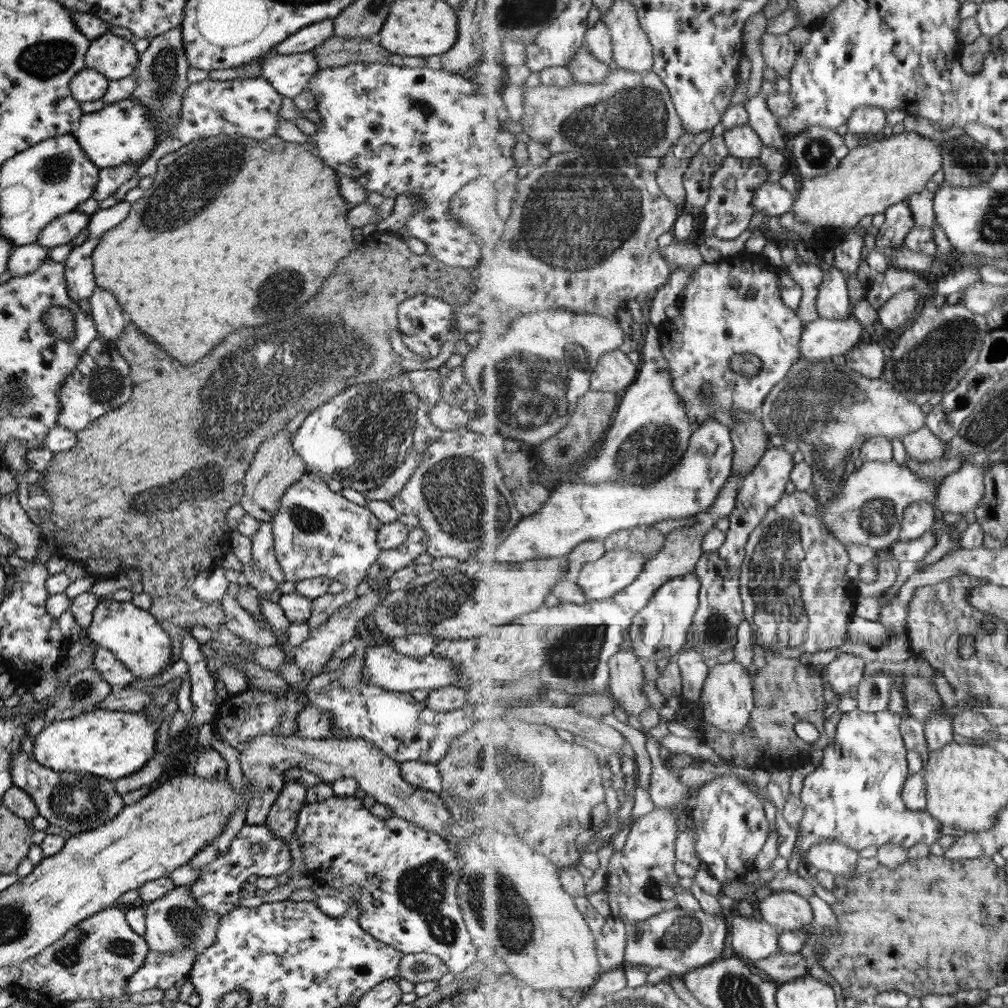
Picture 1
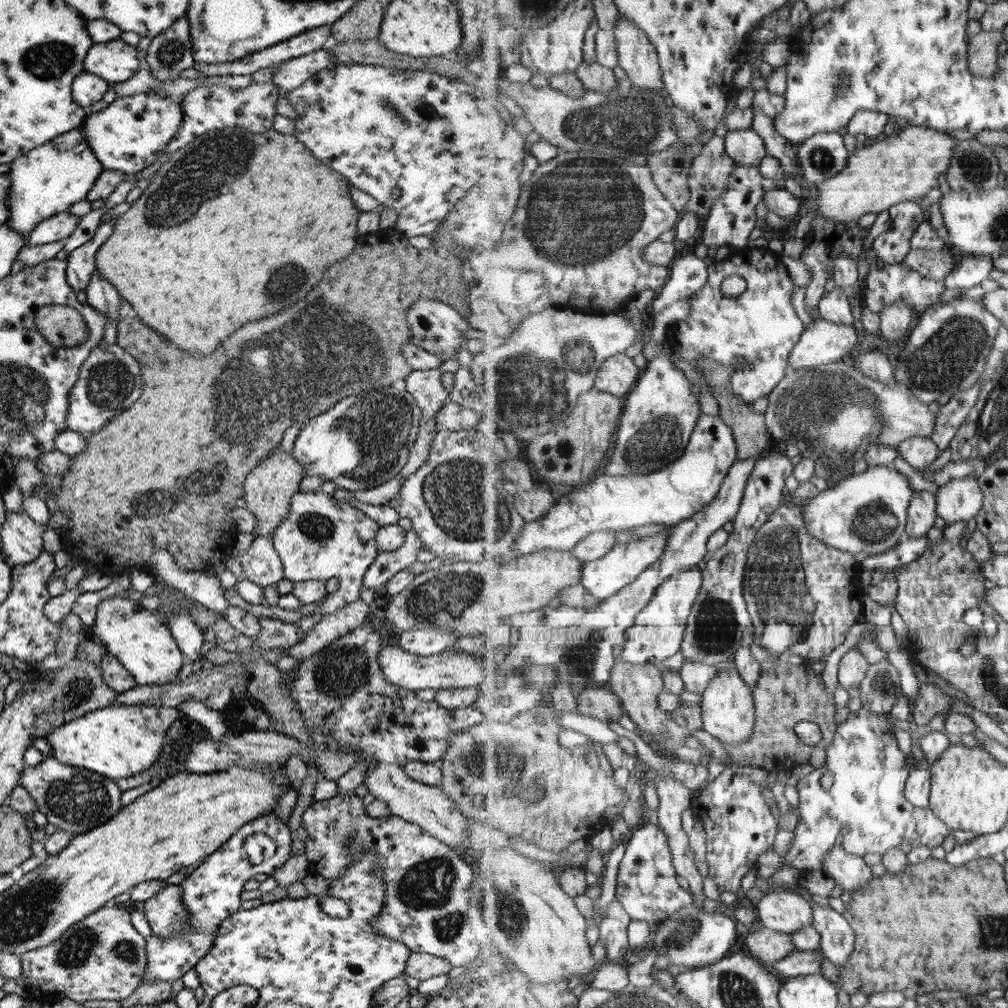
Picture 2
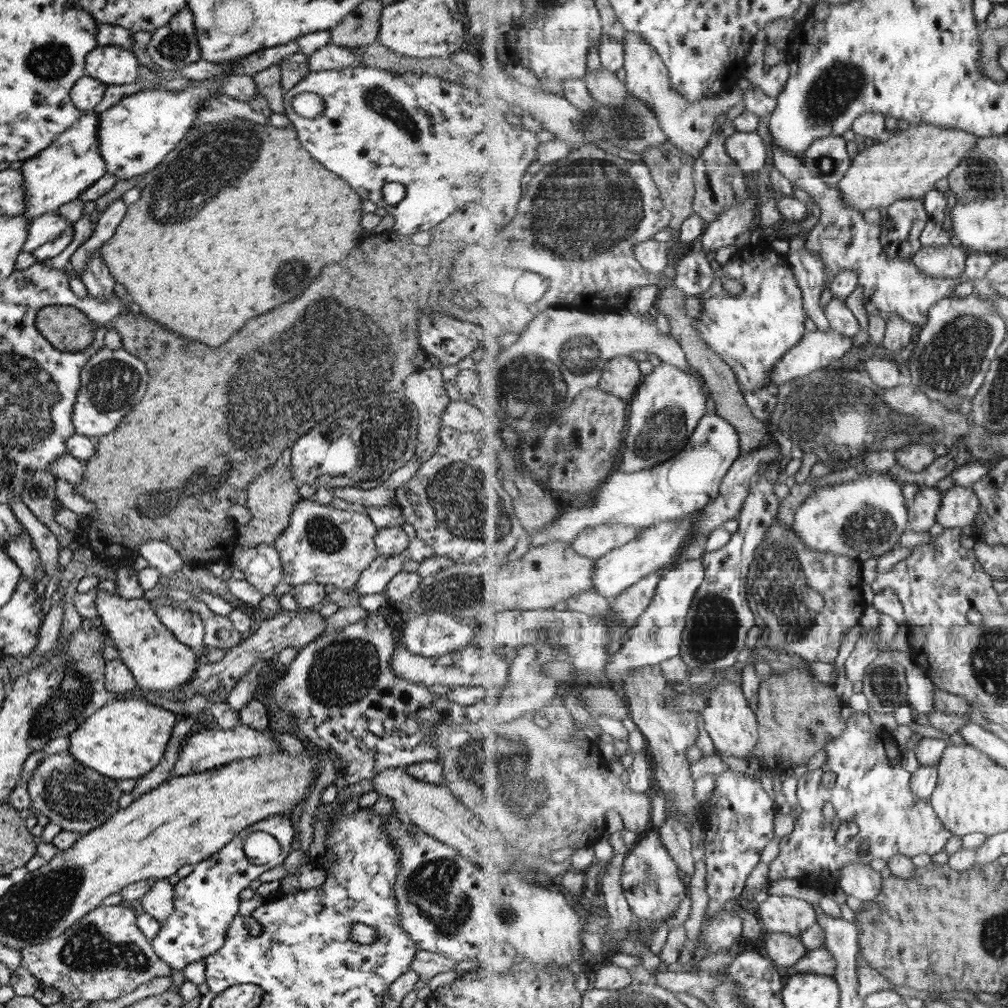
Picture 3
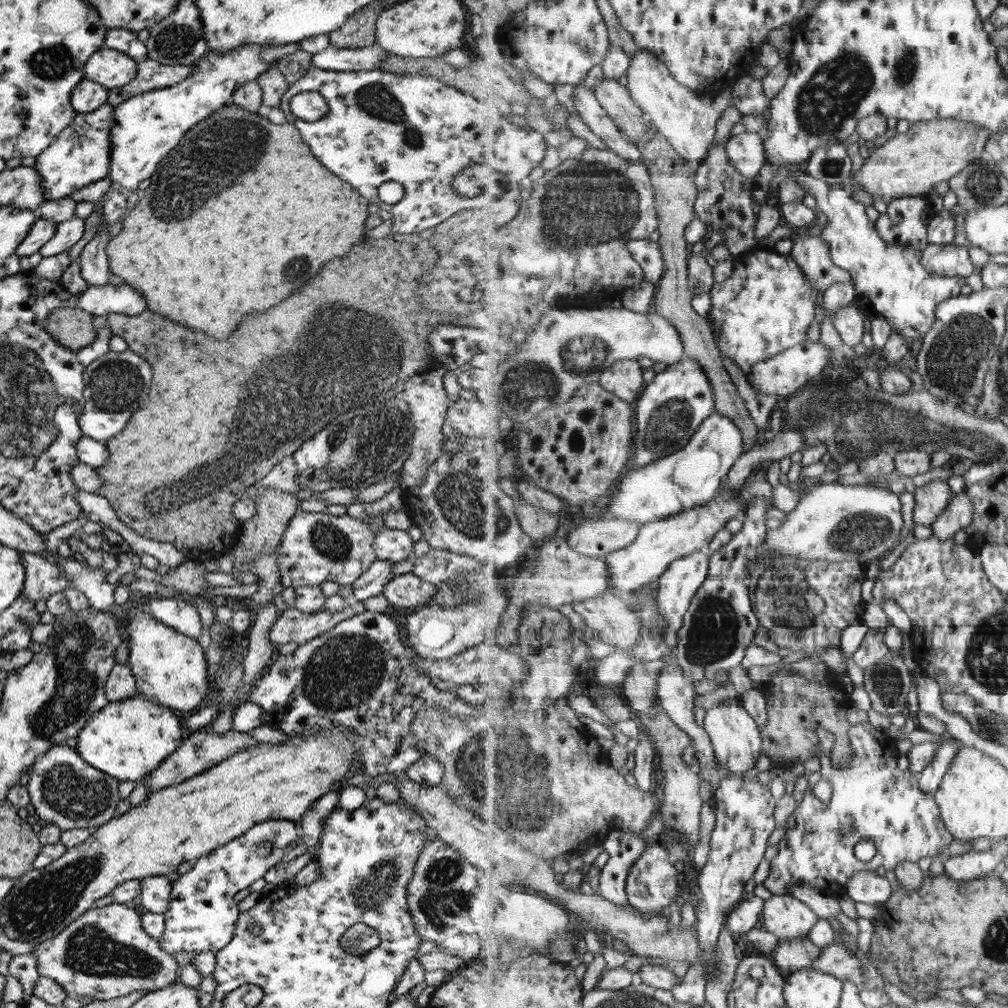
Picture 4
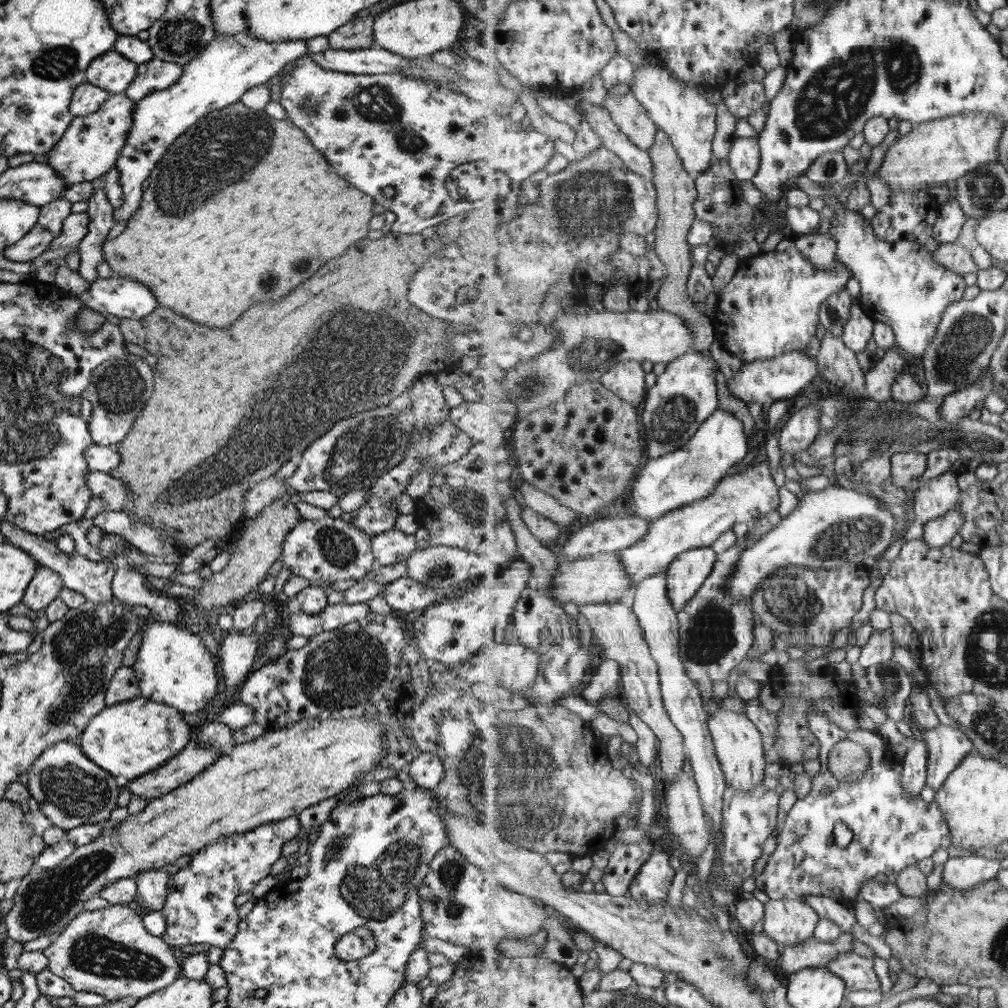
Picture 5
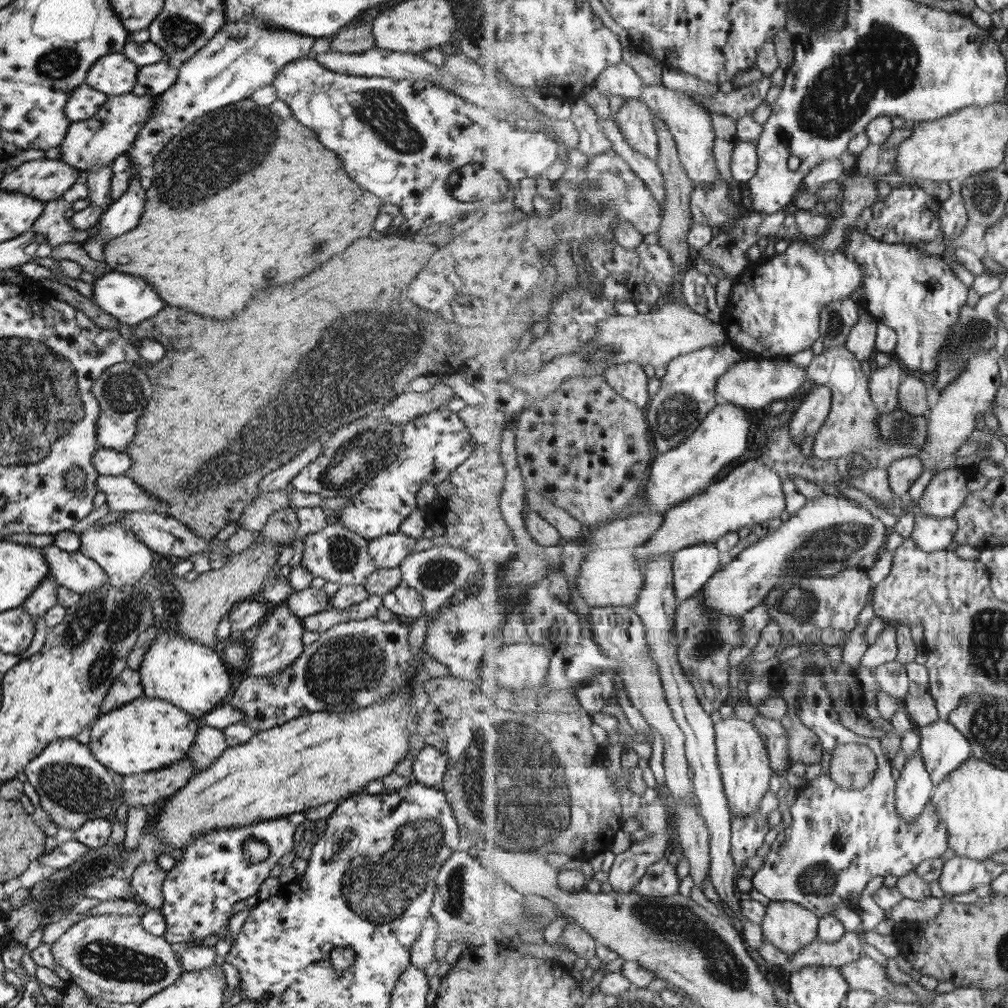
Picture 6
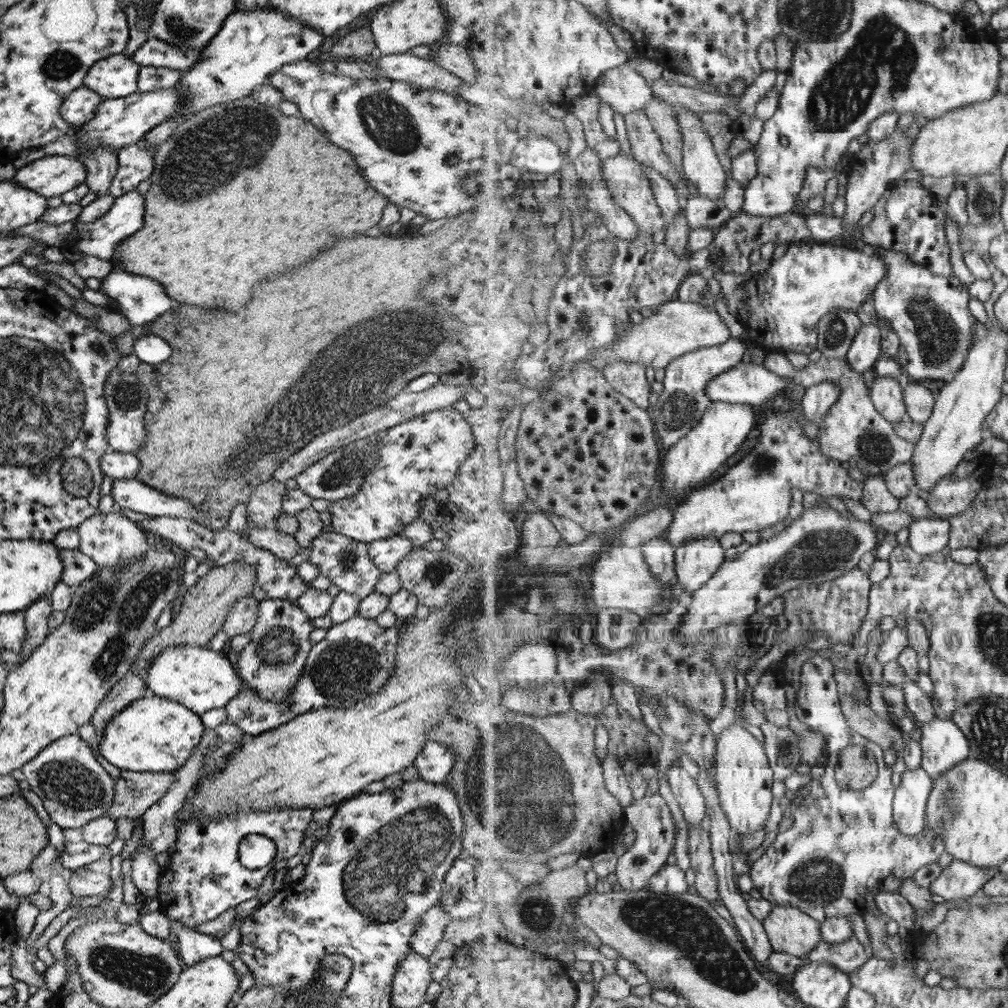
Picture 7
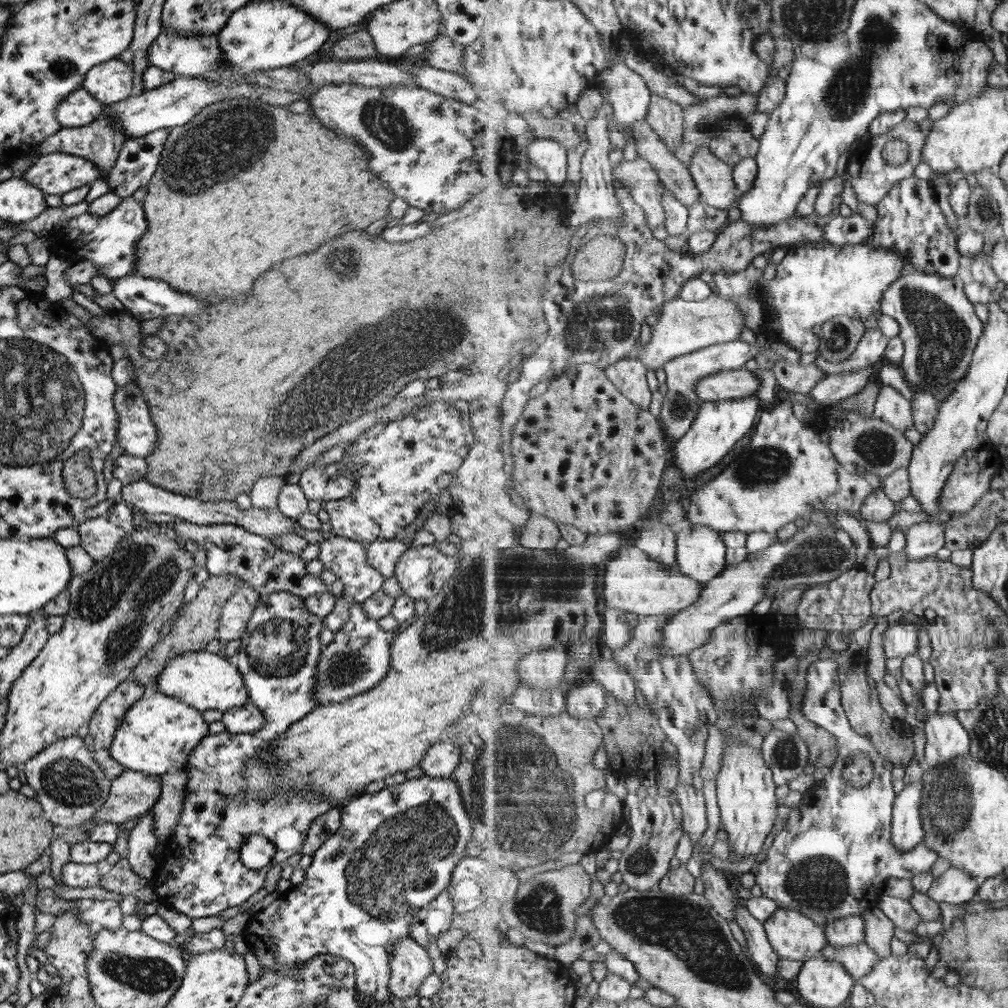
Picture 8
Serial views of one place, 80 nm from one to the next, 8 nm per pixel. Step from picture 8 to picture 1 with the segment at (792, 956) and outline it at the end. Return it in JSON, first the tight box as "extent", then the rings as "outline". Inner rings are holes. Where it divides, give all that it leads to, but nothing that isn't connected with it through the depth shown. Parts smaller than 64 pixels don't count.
{"extent":[758,891,814,931],"outline":[[[776,891],[758,904],[763,919],[782,931],[801,929],[814,922],[812,900],[793,891]]]}

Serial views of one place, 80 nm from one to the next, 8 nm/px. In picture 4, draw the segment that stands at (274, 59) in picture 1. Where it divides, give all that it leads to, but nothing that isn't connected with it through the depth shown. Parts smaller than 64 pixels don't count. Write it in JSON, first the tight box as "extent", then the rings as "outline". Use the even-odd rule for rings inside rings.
{"extent":[310,45,384,72],"outline":[[[328,45],[321,52],[312,54],[310,66],[335,72],[375,70],[379,69],[379,60],[383,58],[384,51],[376,45],[357,49]]]}

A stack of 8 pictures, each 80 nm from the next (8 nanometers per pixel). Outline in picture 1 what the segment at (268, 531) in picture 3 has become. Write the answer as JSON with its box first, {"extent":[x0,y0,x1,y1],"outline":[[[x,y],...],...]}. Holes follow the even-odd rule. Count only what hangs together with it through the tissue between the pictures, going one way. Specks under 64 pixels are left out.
{"extent":[240,424,304,523],"outline":[[[285,424],[282,429],[267,437],[266,441],[261,442],[257,447],[257,452],[253,454],[253,460],[251,460],[242,482],[243,497],[240,499],[240,505],[244,513],[255,518],[259,523],[271,522],[273,514],[277,514],[276,510],[283,498],[285,488],[289,488],[293,482],[297,482],[304,473],[304,463],[292,450],[292,441],[287,434]]]}

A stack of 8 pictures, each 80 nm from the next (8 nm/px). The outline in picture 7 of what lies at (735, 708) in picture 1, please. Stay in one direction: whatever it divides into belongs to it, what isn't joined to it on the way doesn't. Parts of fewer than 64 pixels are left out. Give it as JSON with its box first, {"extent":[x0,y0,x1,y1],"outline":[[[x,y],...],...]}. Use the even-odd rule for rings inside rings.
{"extent":[716,723,773,839],"outline":[[[733,723],[718,739],[716,768],[720,801],[739,839],[765,828],[773,804],[773,769],[763,744],[740,723]]]}

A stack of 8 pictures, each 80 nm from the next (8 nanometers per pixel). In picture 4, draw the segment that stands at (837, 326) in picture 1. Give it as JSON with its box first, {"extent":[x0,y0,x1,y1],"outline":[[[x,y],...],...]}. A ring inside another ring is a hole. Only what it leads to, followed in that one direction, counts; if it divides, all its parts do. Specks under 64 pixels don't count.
{"extent":[747,337,832,399],"outline":[[[807,337],[805,344],[793,346],[792,349],[787,349],[776,357],[757,363],[752,374],[747,376],[747,382],[760,393],[778,394],[782,399],[804,388],[807,382],[819,377],[830,362],[832,362],[832,350],[823,340],[819,338],[818,341],[813,342]]]}

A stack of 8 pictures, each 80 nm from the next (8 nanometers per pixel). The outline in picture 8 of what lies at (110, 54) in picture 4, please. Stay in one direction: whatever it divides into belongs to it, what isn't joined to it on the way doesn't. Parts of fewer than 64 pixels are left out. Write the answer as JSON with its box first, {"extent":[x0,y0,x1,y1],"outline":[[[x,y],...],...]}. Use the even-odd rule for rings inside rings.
{"extent":[81,58,133,106],"outline":[[[119,58],[92,66],[81,81],[82,87],[102,106],[127,98],[133,89],[133,69]]]}

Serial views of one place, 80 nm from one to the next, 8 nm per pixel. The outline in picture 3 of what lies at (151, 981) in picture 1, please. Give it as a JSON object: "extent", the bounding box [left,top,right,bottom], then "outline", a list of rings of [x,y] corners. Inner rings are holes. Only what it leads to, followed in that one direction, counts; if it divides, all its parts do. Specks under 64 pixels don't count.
{"extent":[149,815,297,974],"outline":[[[275,815],[258,820],[236,833],[217,852],[200,860],[189,874],[181,877],[173,885],[173,912],[159,927],[157,936],[149,941],[149,945],[153,947],[153,953],[159,956],[163,963],[169,965],[171,974],[181,972],[187,963],[200,961],[204,956],[215,954],[223,946],[227,927],[237,914],[237,906],[240,902],[237,898],[238,892],[247,888],[249,882],[257,879],[262,872],[282,864],[282,860],[291,850],[291,844],[296,842],[296,836],[297,830],[291,825],[287,815]],[[257,831],[266,832],[272,836],[280,848],[278,856],[265,864],[251,864],[243,854],[244,838],[249,833]]]}

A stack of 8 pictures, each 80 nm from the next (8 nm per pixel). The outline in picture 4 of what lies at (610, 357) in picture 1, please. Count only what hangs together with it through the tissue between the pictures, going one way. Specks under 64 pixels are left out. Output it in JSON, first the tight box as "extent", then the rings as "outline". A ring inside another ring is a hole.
{"extent":[599,359,647,404],"outline":[[[637,359],[614,362],[611,367],[603,370],[599,377],[599,384],[604,390],[612,391],[619,398],[632,404],[635,404],[647,385],[643,380],[643,370]]]}

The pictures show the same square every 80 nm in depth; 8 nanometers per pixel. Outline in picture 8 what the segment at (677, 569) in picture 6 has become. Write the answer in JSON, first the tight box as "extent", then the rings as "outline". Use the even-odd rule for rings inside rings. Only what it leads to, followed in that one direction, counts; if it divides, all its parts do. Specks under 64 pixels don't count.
{"extent":[676,522,728,584],"outline":[[[689,522],[677,534],[676,557],[683,574],[706,584],[724,572],[728,547],[724,534]]]}

